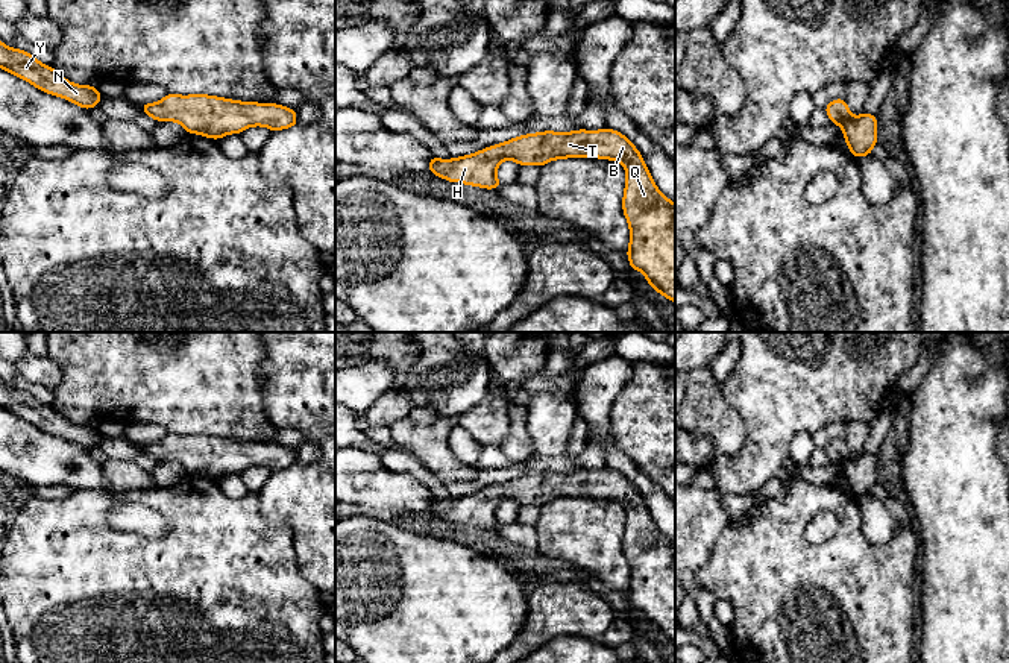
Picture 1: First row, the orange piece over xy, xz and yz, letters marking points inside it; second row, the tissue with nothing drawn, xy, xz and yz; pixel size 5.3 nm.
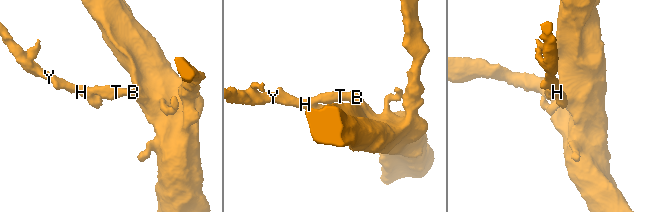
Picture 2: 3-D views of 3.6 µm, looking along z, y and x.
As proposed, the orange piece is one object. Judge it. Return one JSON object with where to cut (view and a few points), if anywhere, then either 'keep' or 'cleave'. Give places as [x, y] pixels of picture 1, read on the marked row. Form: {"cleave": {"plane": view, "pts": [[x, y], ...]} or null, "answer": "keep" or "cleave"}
{"cleave": null, "answer": "keep"}

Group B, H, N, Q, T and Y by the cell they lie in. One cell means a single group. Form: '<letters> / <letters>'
B H N Q T Y

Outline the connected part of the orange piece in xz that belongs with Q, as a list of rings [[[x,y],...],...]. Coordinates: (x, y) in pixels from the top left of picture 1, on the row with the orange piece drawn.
[[[613,129],[527,134],[449,161],[431,156],[428,171],[449,182],[499,188],[496,168],[504,159],[546,165],[552,159],[601,158],[618,161],[627,173],[622,208],[630,225],[630,267],[645,275],[652,290],[675,303],[675,203],[654,184],[640,152]]]

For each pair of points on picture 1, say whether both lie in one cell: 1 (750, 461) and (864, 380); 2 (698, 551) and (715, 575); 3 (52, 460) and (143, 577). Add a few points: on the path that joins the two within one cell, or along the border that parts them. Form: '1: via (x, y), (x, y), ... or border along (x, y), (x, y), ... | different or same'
1: via (779, 433), (835, 380) | same
2: border along (724, 530), (710, 557), (697, 572), (697, 586) | different
3: border along (106, 489), (73, 490) | different

